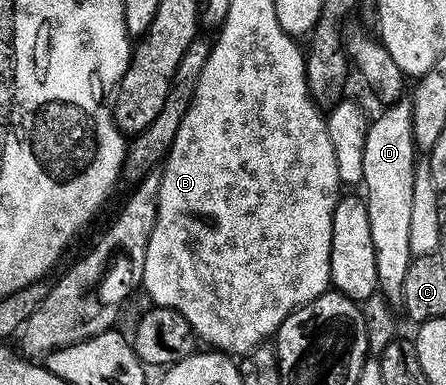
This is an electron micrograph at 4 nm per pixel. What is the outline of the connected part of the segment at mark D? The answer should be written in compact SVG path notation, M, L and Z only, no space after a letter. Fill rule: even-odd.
M402 99L386 105L377 118L368 122L363 143L361 179L367 219L371 219L371 243L375 247L375 271L380 292L390 303L400 302L403 279L414 255L409 243L411 209L414 202L419 150L413 139L411 107Z

